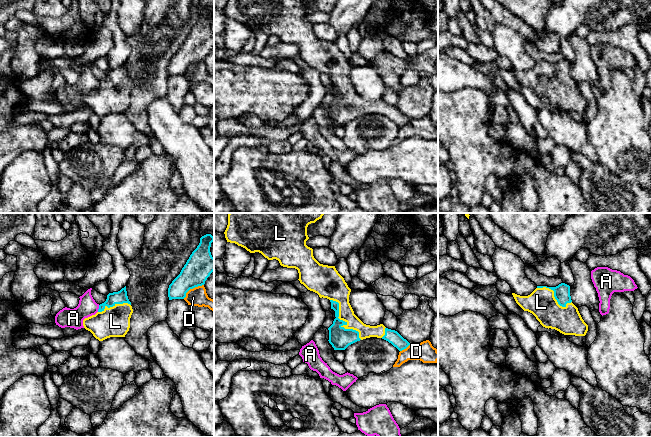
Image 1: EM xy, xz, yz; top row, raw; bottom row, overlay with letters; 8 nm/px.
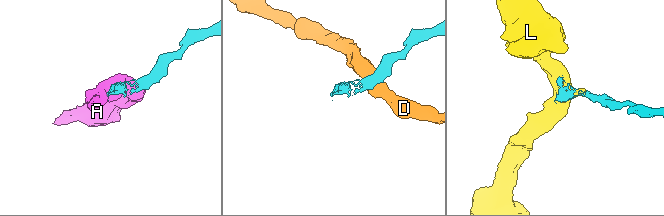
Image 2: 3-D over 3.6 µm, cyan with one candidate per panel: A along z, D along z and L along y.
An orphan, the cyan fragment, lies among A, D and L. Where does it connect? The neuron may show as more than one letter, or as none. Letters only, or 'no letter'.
L

